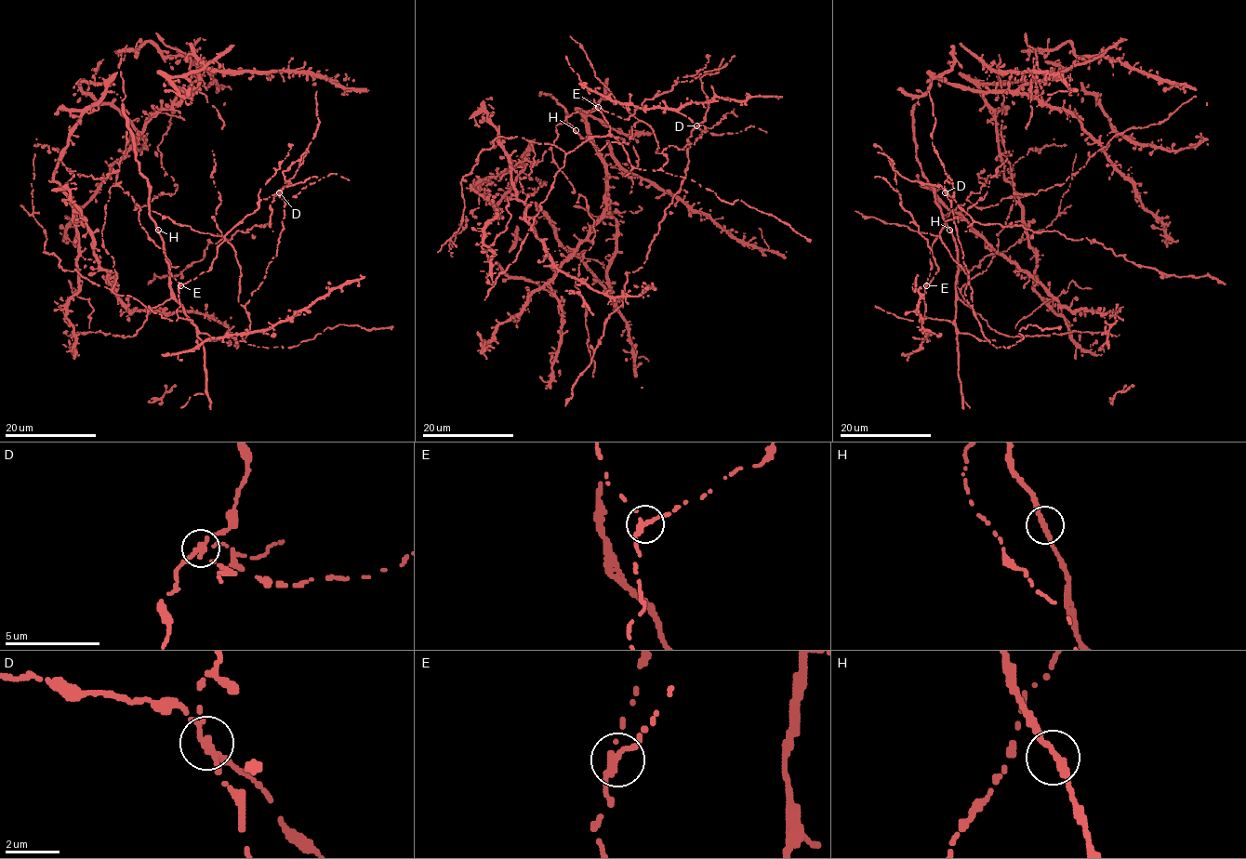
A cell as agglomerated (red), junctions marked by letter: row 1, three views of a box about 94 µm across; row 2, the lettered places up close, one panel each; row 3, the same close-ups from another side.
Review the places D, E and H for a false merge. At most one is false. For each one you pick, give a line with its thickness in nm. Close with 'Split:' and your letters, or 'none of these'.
D: Thickness 300 nm
Split: D

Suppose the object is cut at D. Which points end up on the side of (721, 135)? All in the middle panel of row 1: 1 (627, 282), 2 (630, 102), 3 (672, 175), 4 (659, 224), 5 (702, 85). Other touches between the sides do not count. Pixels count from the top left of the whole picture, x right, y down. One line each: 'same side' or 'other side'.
1: other side
2: other side
3: same side
4: other side
5: other side

